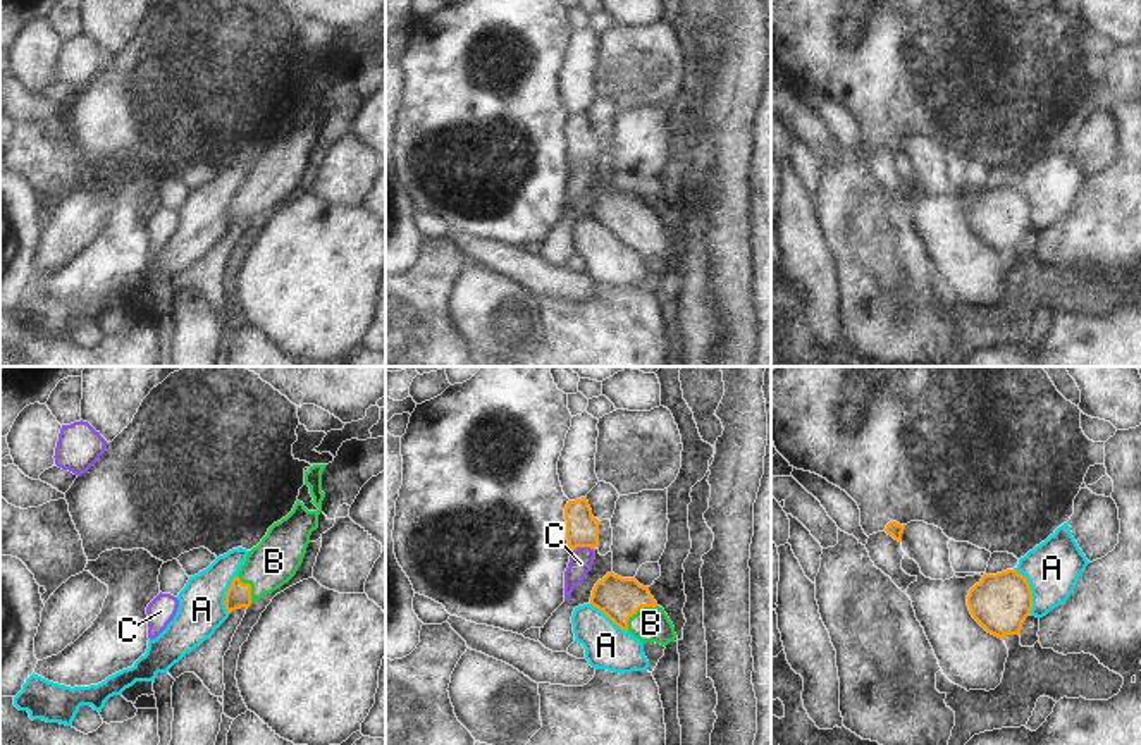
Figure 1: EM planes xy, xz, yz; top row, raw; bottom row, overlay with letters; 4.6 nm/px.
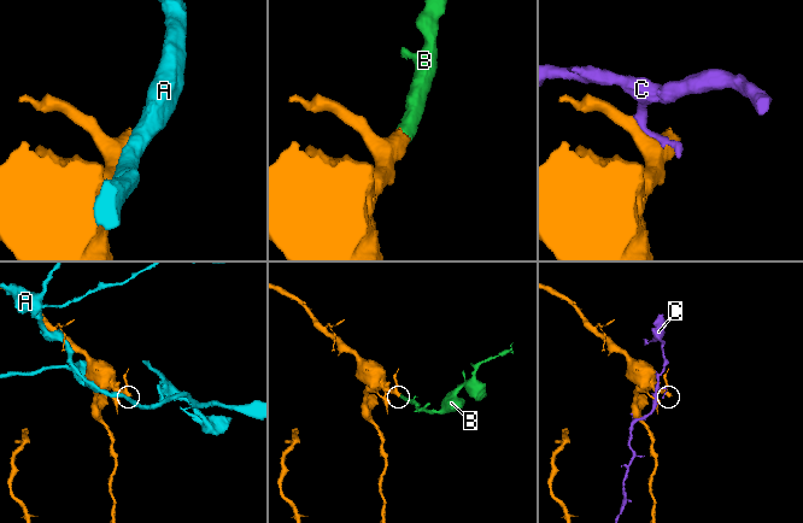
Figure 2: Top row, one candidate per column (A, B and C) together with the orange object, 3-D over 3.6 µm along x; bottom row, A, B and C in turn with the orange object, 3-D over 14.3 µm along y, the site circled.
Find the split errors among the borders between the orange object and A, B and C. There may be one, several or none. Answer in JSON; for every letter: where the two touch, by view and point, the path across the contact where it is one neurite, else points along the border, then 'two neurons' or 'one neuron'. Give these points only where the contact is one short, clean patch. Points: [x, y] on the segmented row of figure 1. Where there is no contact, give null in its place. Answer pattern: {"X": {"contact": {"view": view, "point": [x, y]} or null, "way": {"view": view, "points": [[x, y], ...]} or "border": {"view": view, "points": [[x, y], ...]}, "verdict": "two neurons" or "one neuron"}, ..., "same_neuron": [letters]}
{"A": {"contact": {"view": "yz", "point": [1029, 591]}, "verdict": "two neurons"}, "B": {"contact": {"view": "xz", "point": [637, 609]}, "way": {"view": "xz", "points": [[618, 597], [637, 609], [651, 623]]}, "verdict": "one neuron"}, "C": {"contact": {"view": "xz", "point": [582, 546]}, "verdict": "two neurons"}, "same_neuron": ["B"]}

